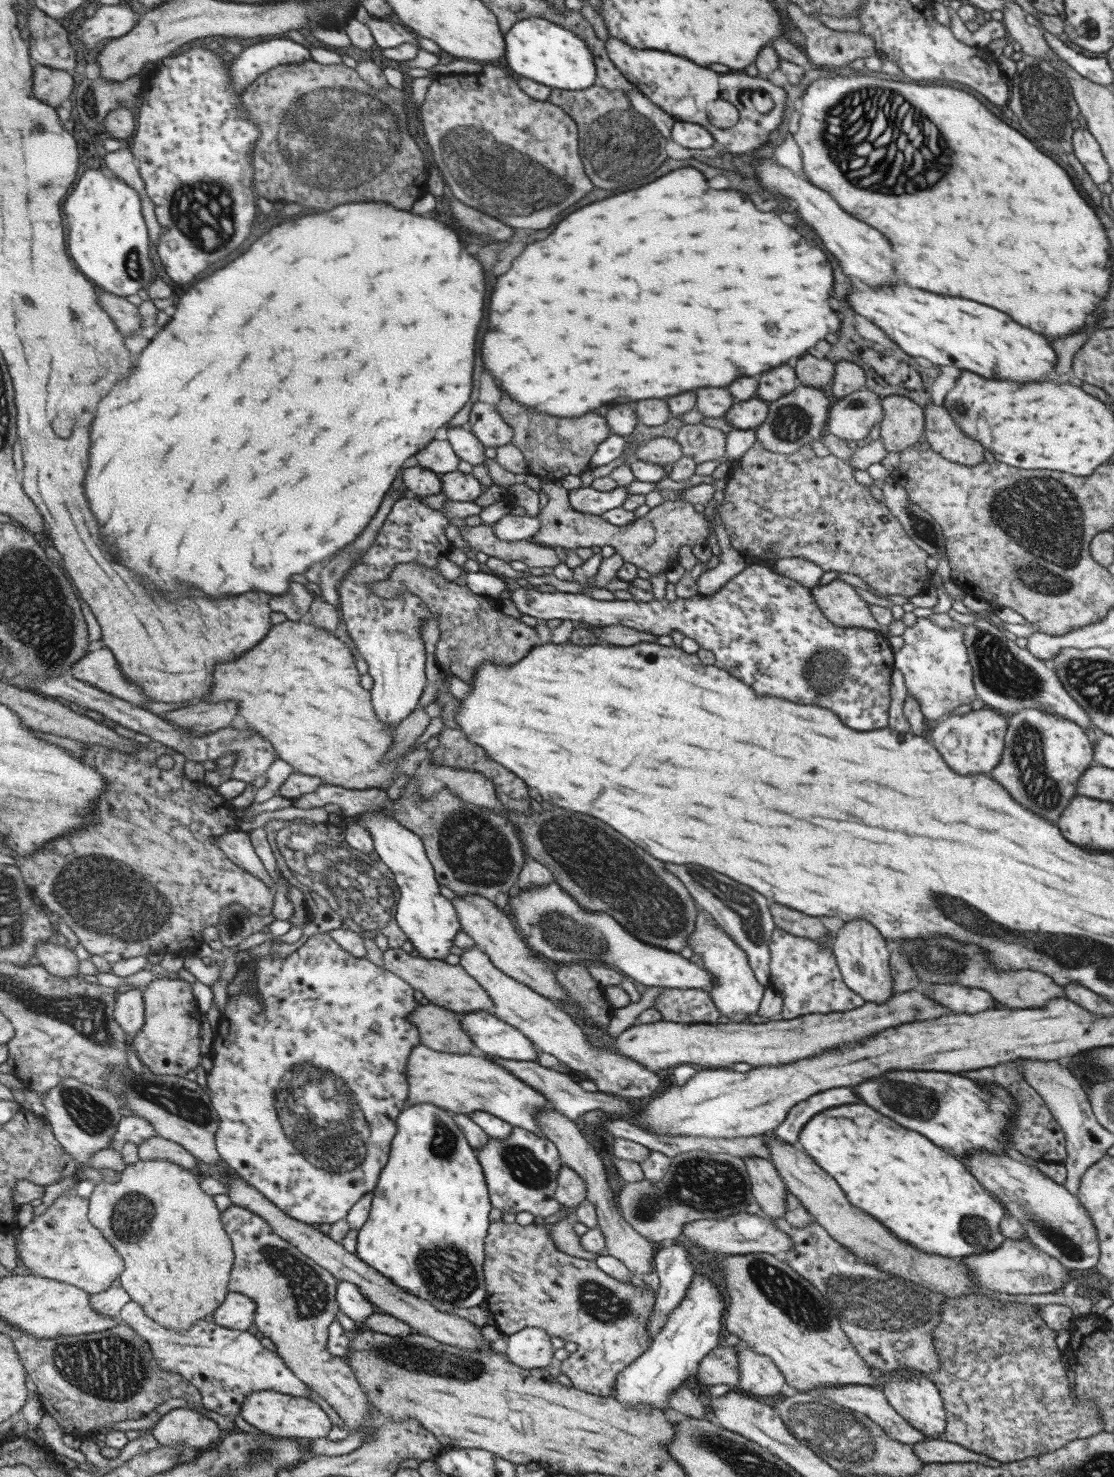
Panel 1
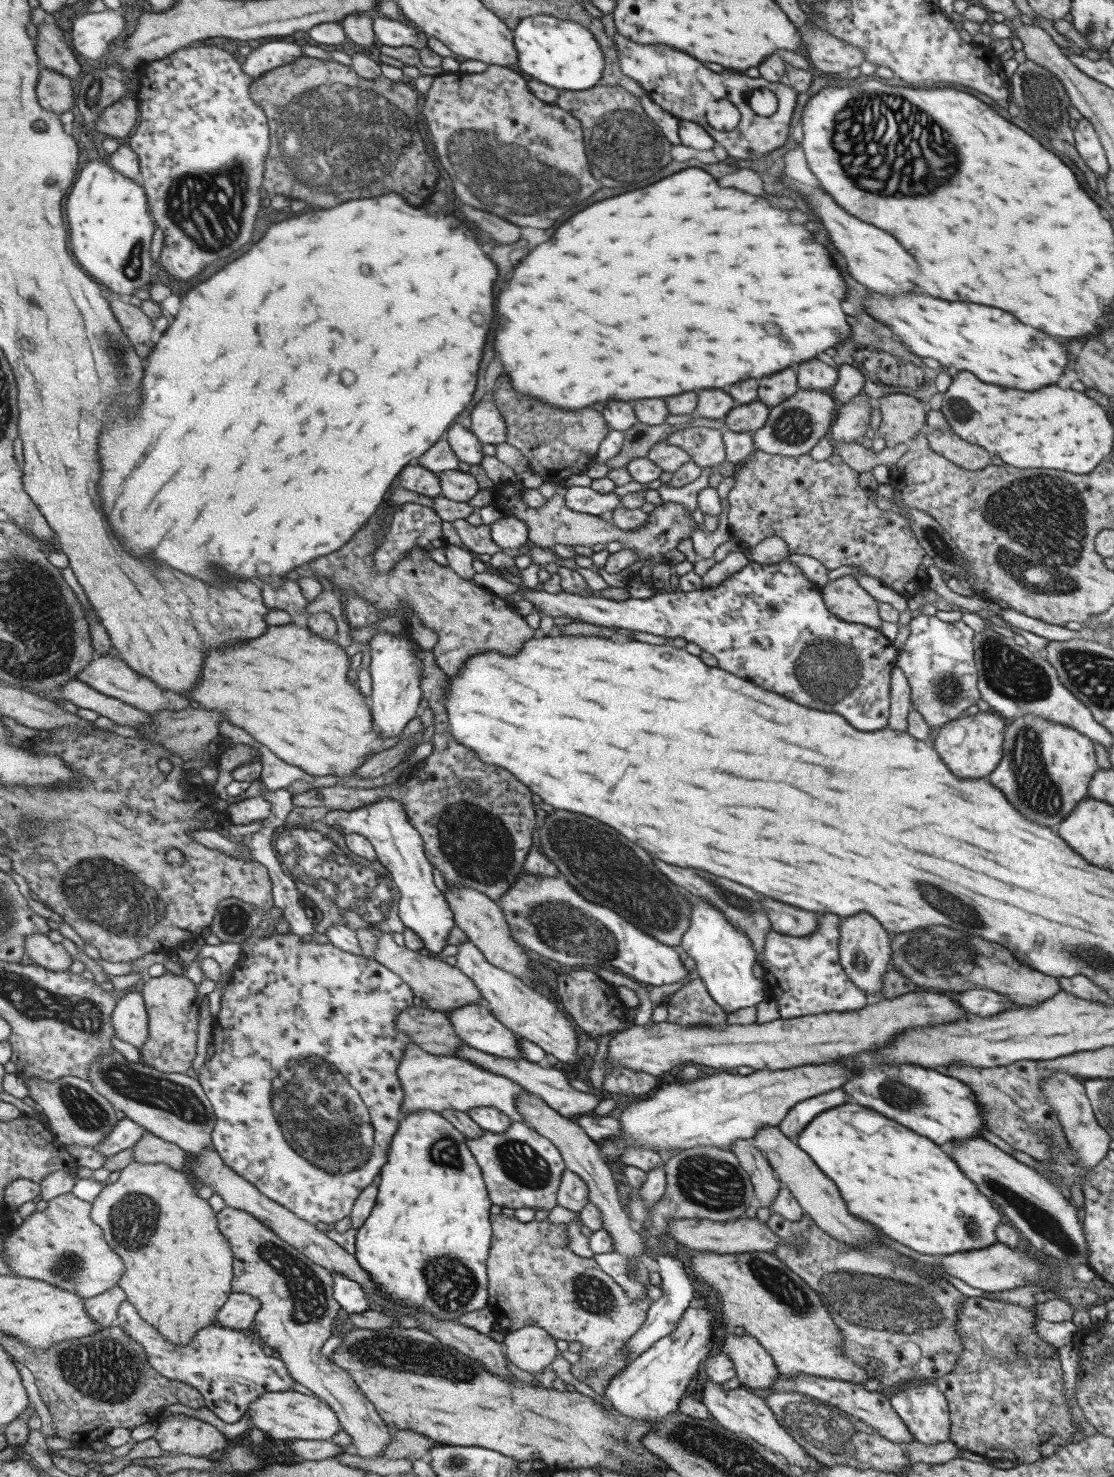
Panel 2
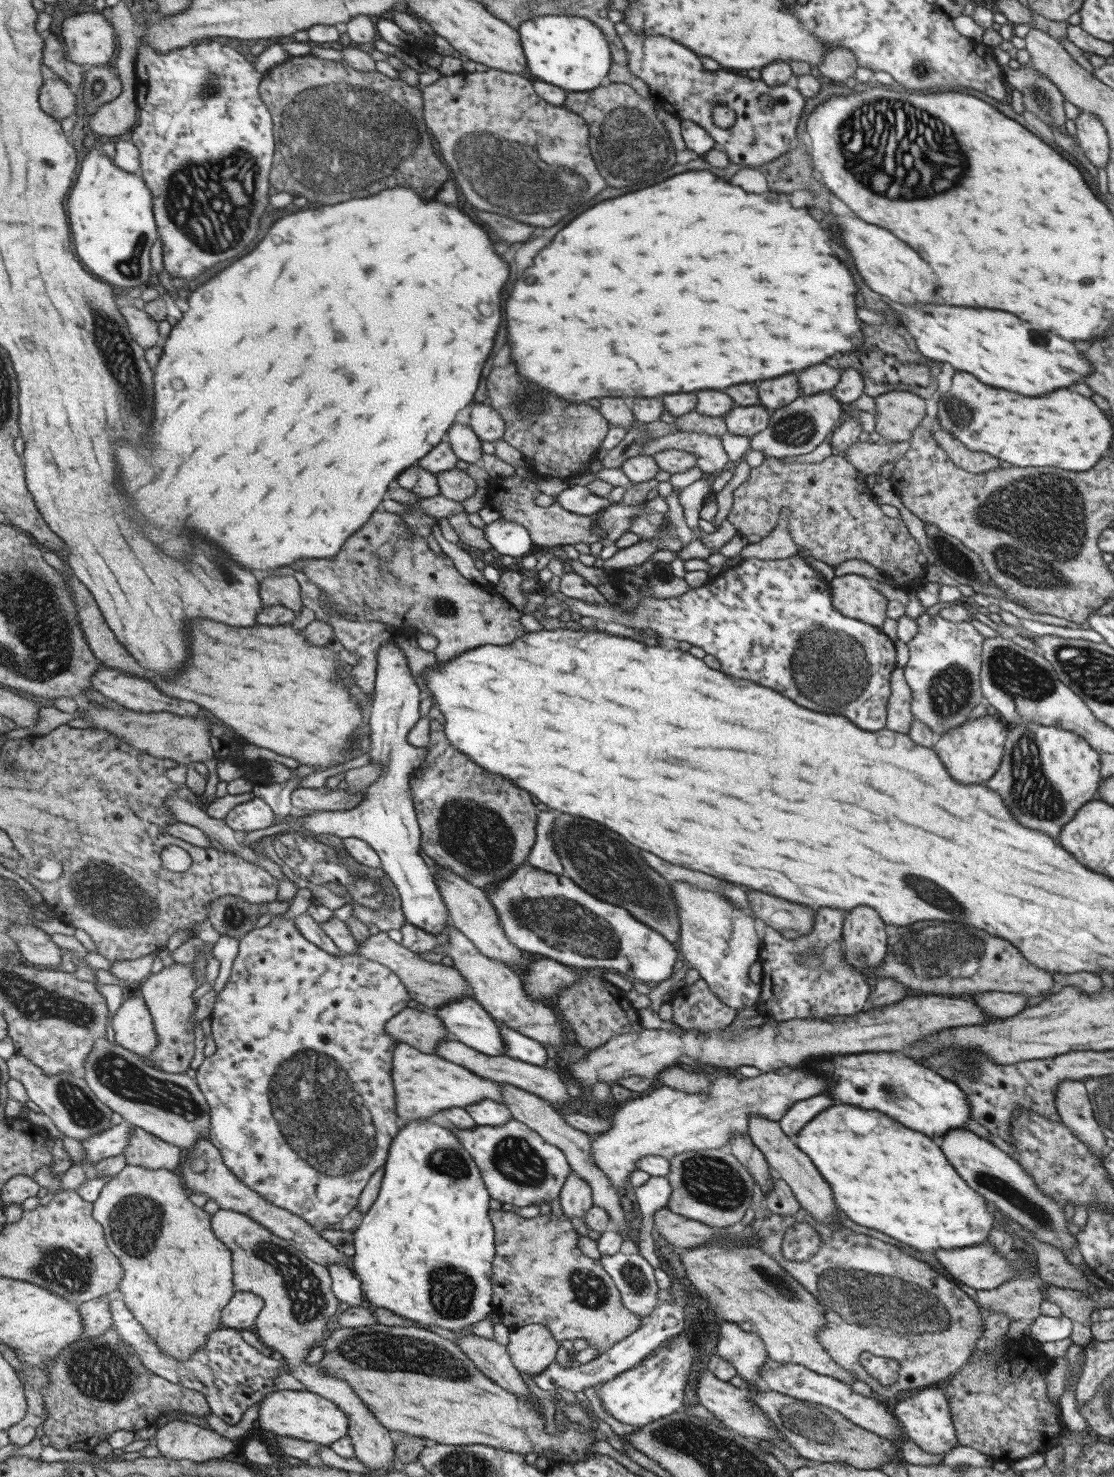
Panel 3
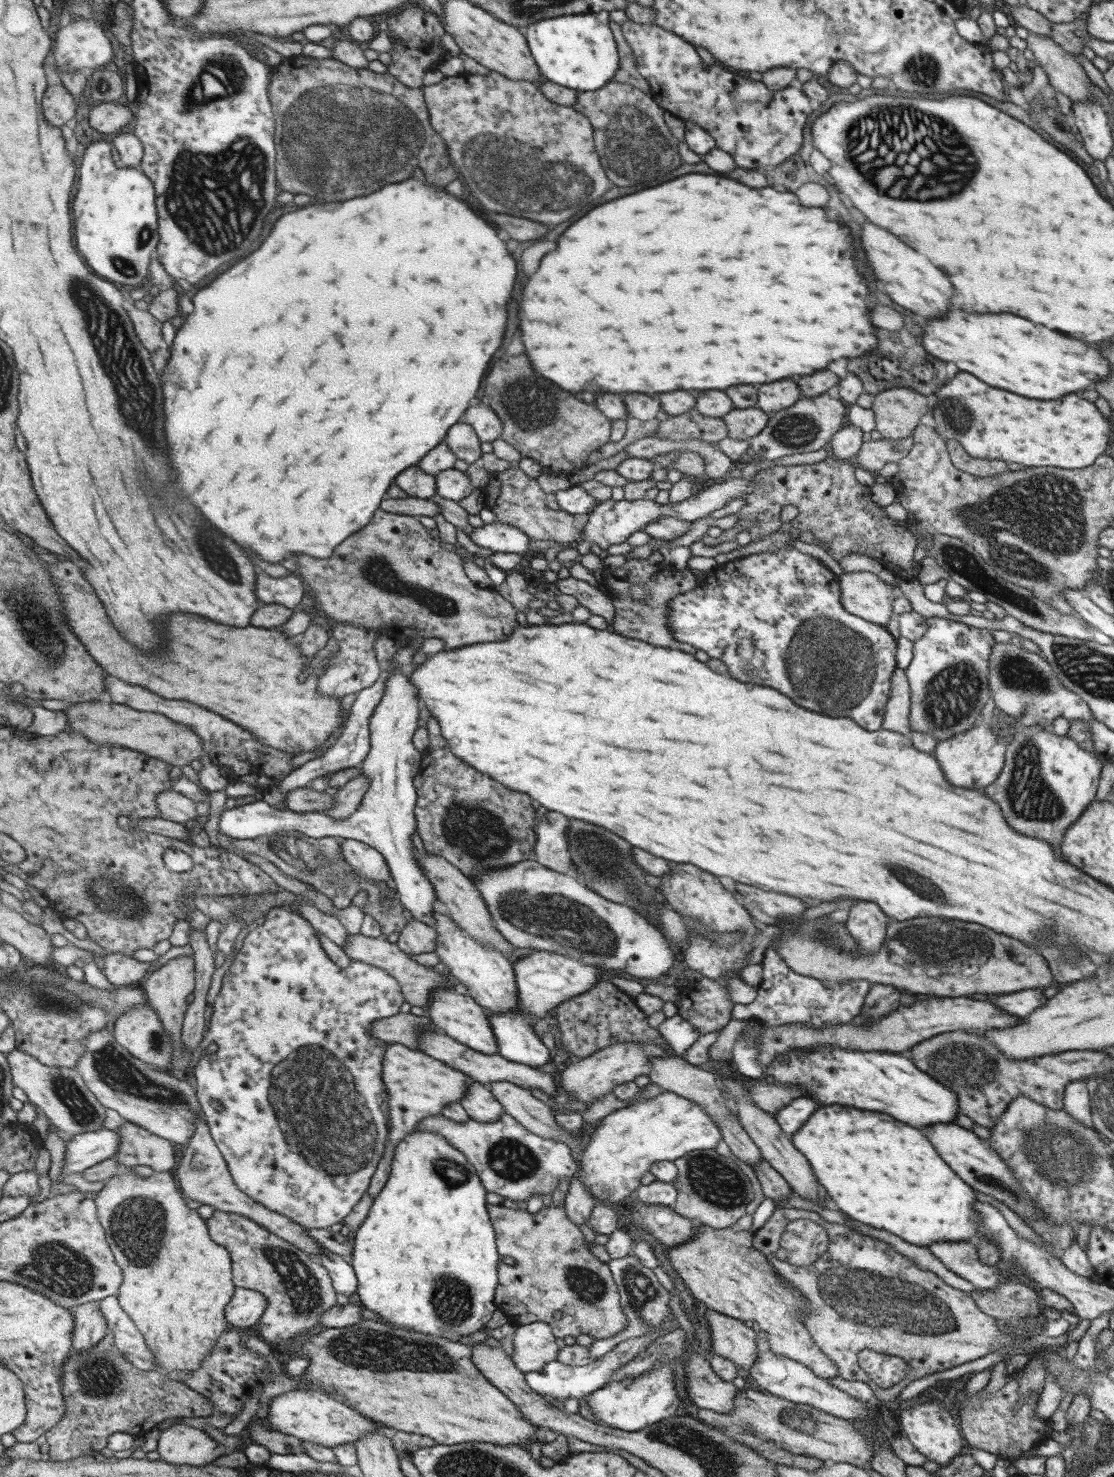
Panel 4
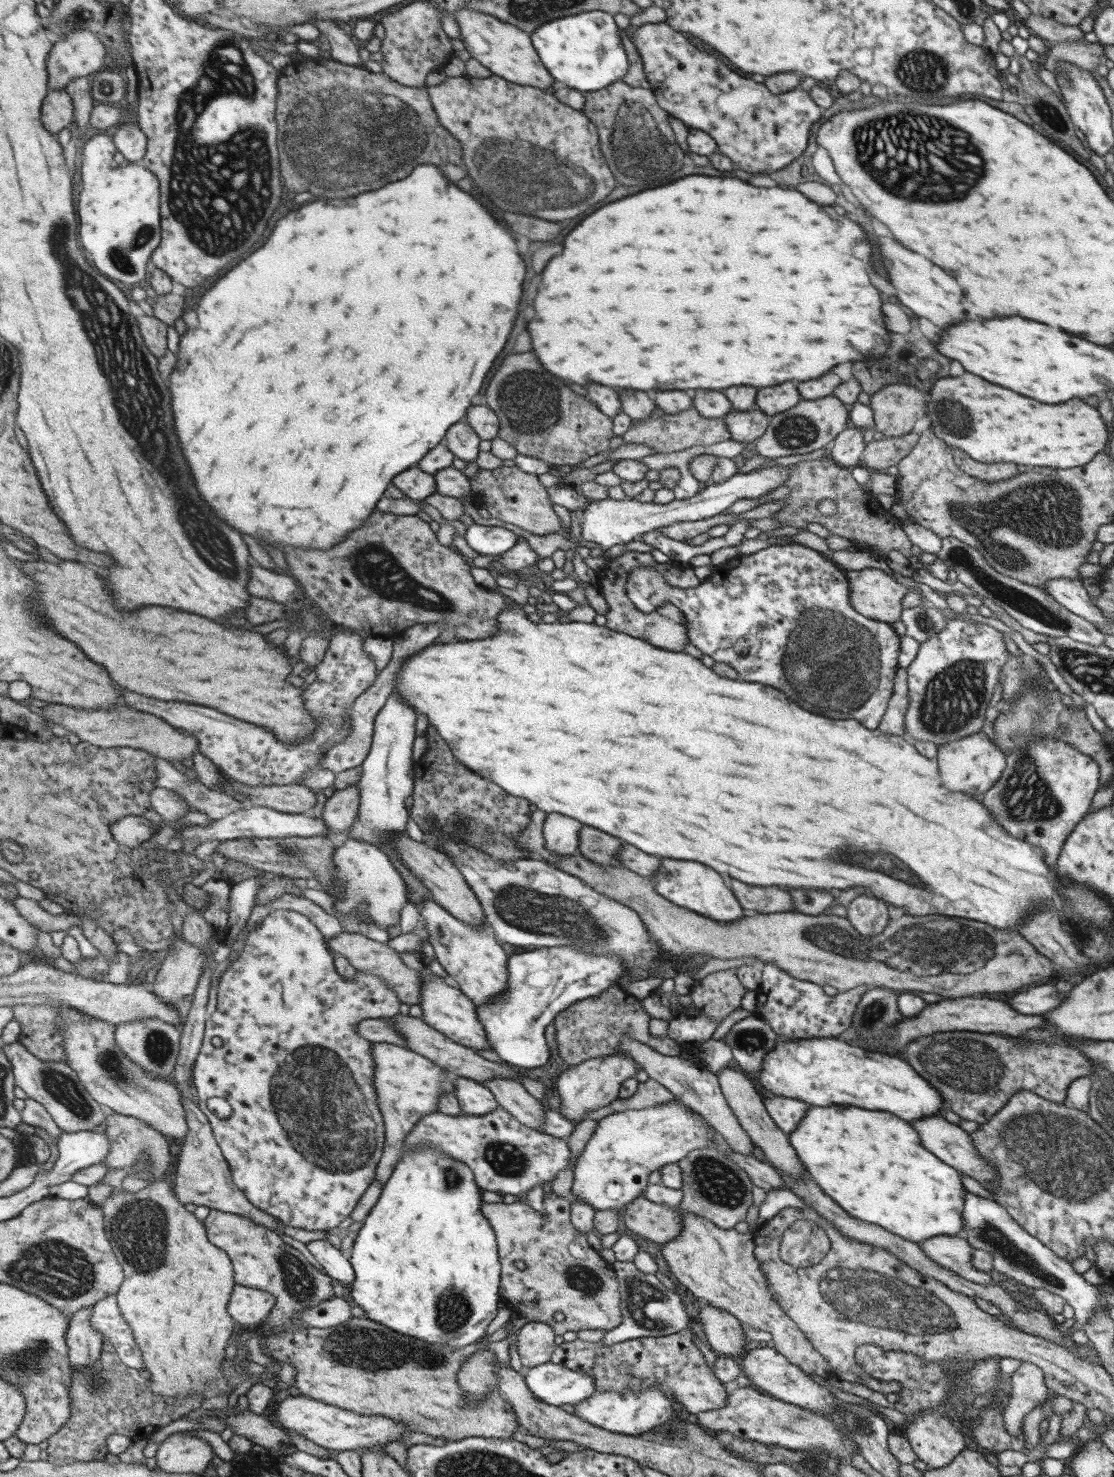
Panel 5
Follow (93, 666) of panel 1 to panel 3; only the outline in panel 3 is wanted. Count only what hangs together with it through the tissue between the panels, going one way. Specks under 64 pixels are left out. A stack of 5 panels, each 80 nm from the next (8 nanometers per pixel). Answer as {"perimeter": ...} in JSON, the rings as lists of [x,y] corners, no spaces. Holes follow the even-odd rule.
{"perimeter":[[[101,663],[100,669],[93,675],[93,688],[118,703],[121,707],[139,711],[142,713],[150,712],[172,712],[179,716],[196,716],[197,718],[205,718],[205,710],[199,704],[187,702],[187,700],[177,700],[177,698],[169,698],[167,694],[159,692],[153,684],[149,684],[149,680],[141,680],[141,678],[133,678],[133,676],[125,676],[117,670],[113,670],[110,666]]]}

